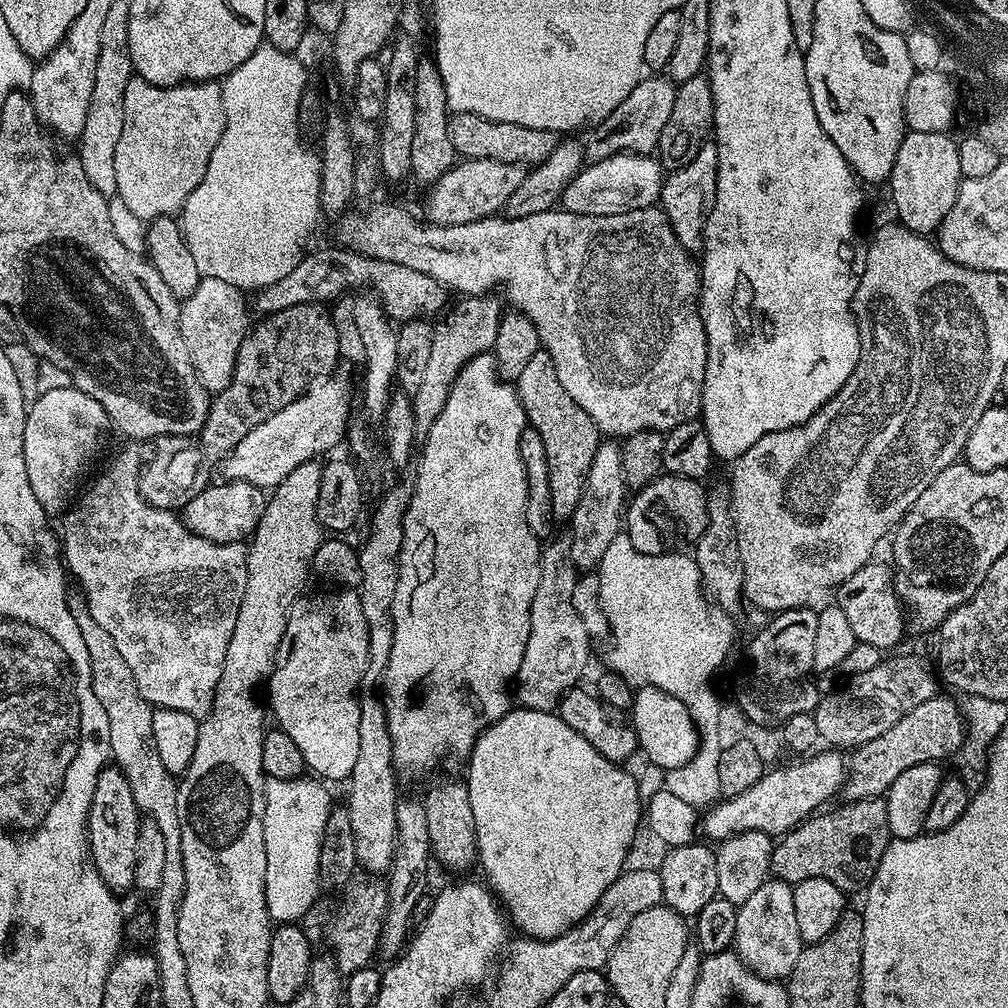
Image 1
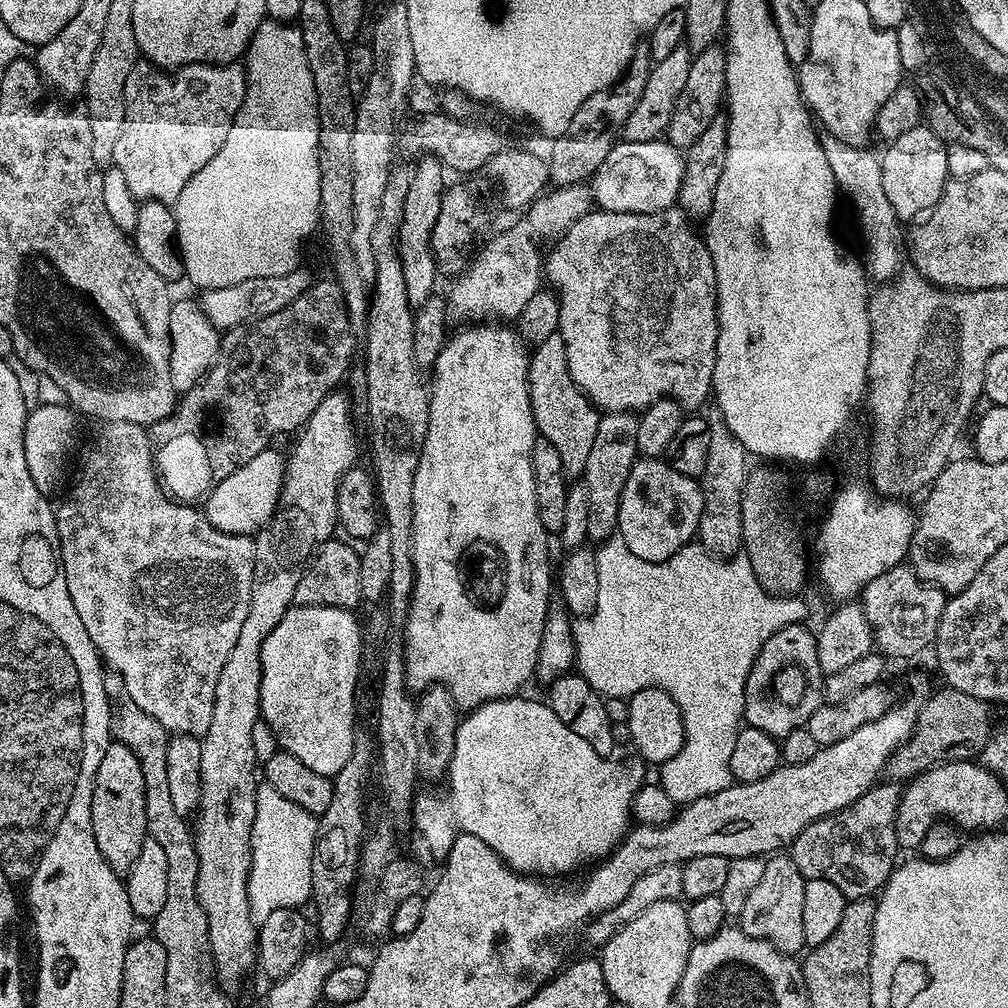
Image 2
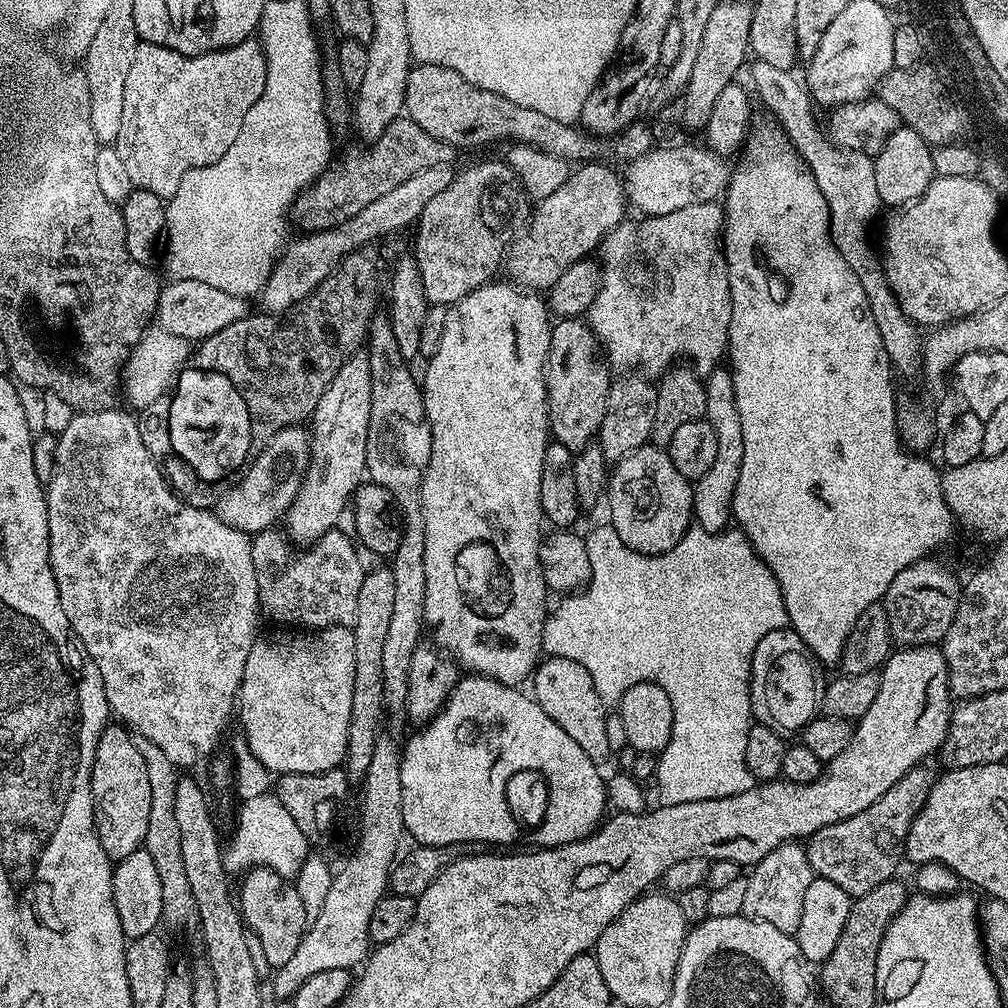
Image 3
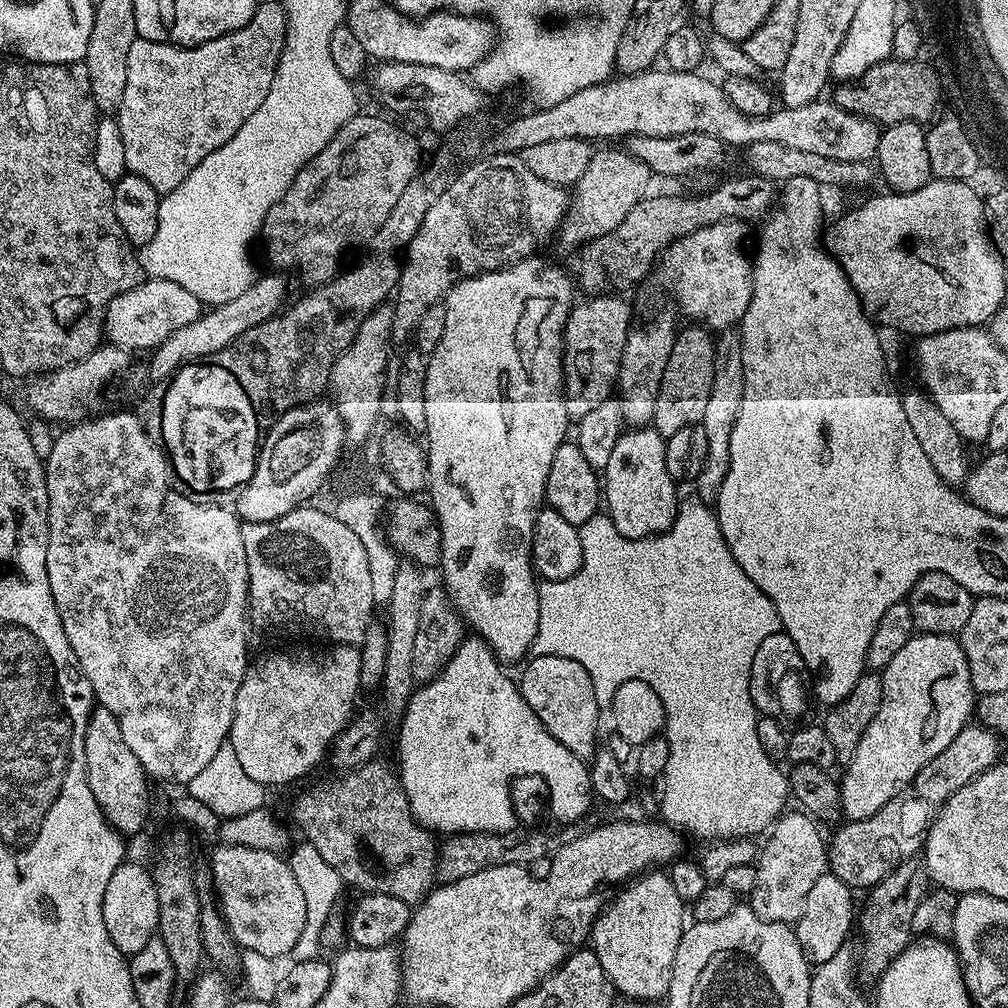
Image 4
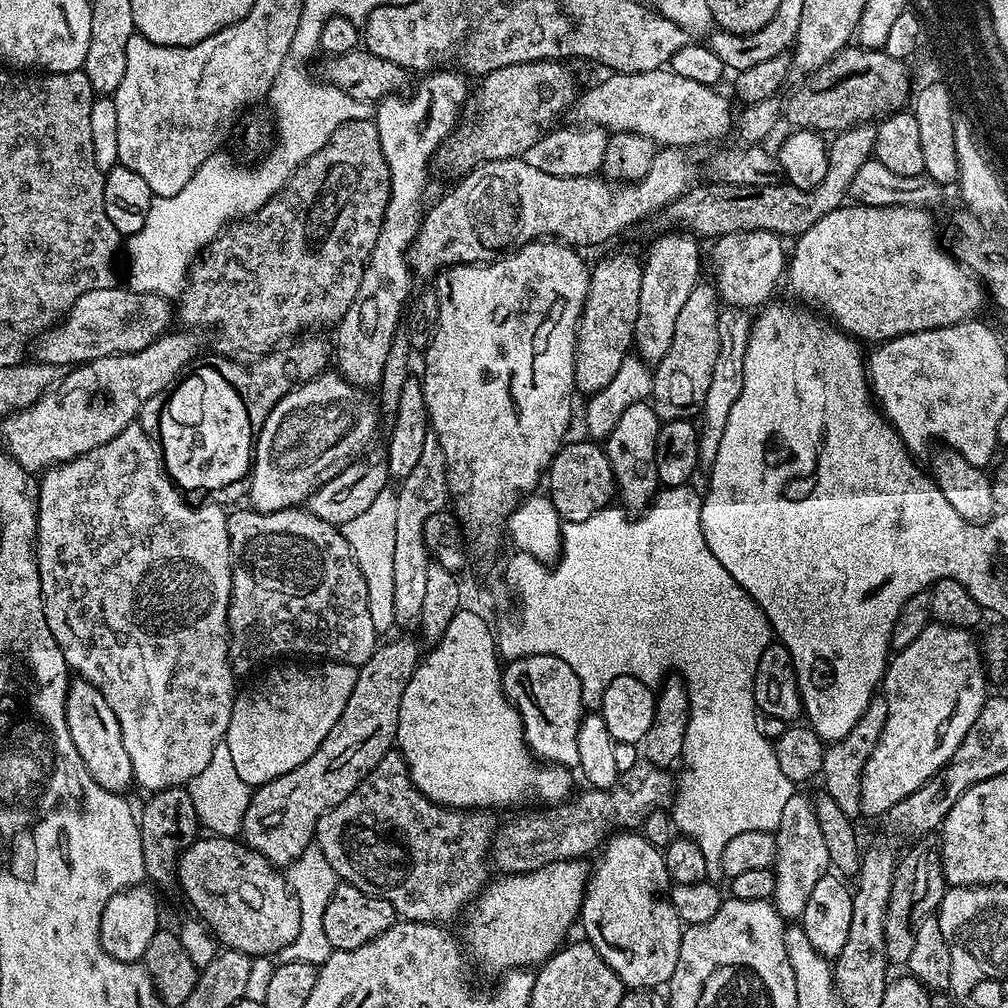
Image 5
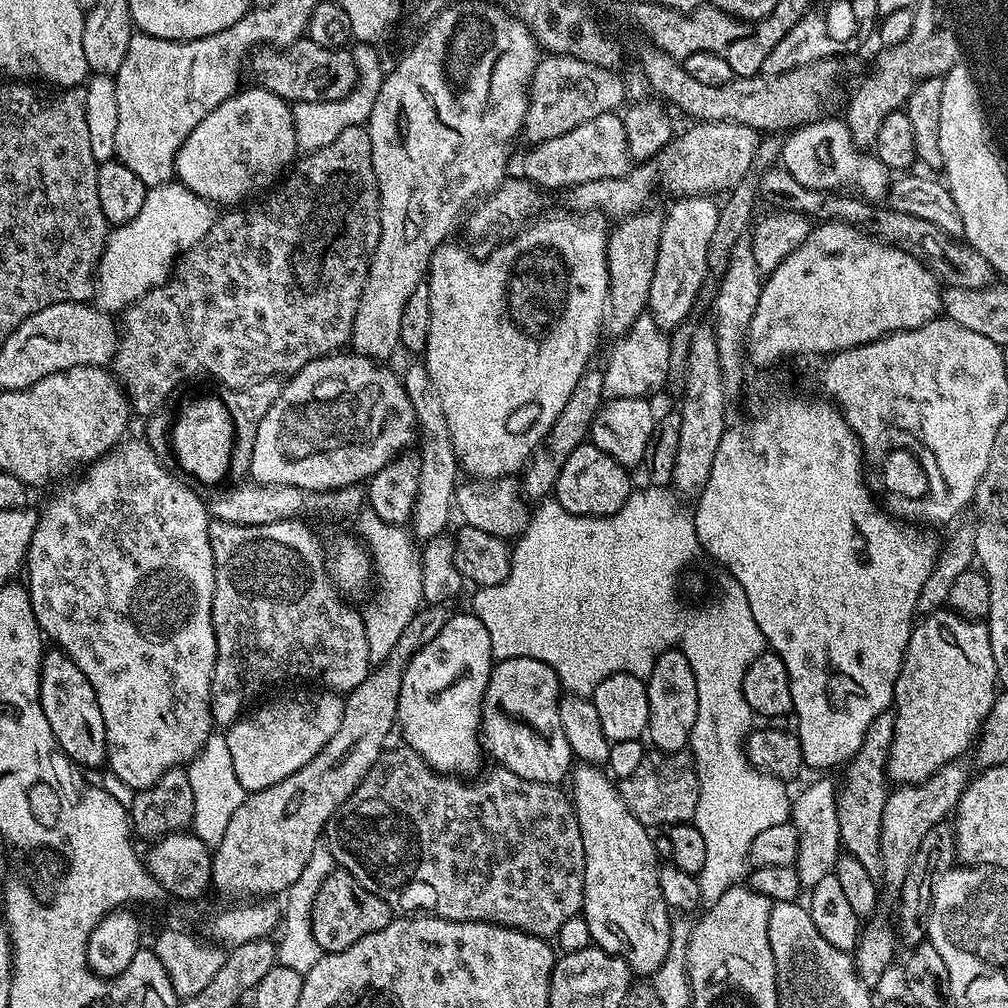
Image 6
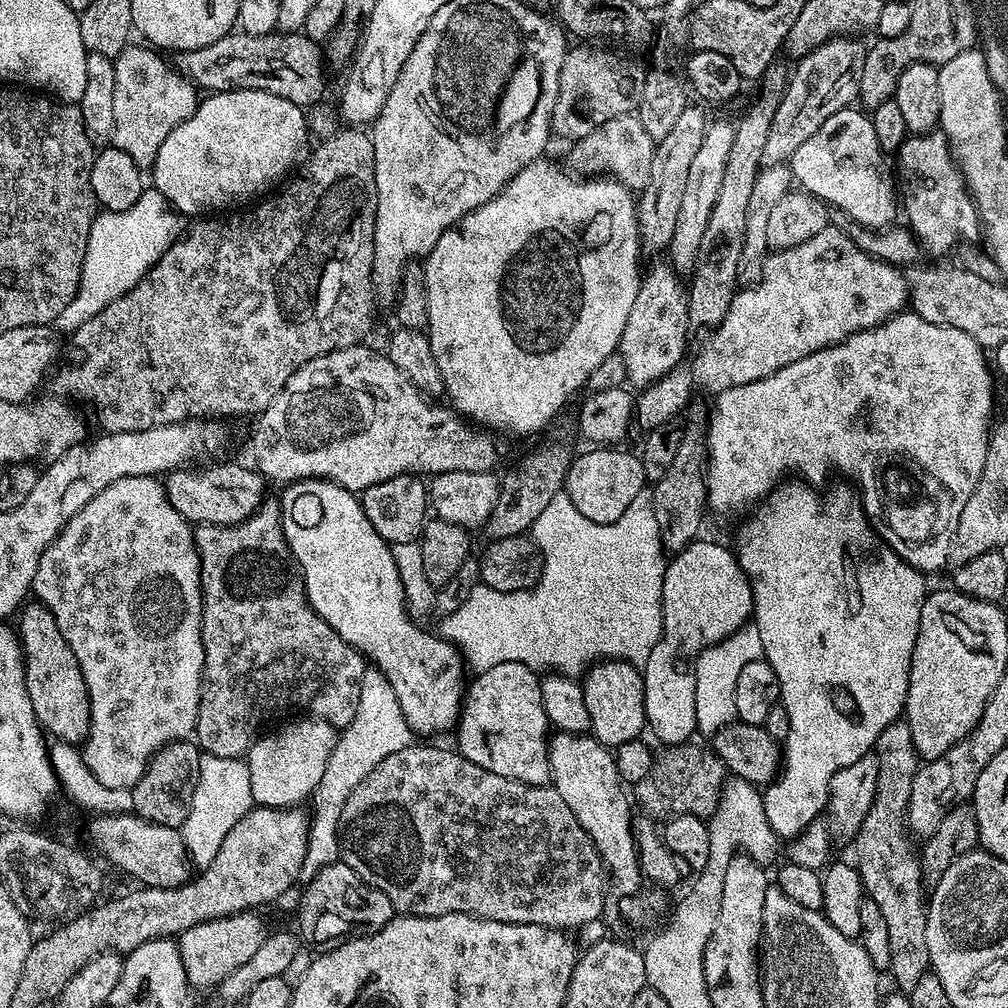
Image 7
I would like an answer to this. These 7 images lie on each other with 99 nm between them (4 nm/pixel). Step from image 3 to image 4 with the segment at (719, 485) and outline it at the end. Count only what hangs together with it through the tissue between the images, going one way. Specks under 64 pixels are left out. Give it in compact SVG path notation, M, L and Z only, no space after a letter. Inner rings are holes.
M725 330L715 337L715 342L714 386L710 386L710 399L706 401L706 414L702 421L706 430L706 466L702 466L702 474L694 482L695 491L705 502L715 501L716 492L722 486L722 478L726 478L726 470L730 466L730 436L738 418L738 410L742 406L744 393L742 342L739 331Z

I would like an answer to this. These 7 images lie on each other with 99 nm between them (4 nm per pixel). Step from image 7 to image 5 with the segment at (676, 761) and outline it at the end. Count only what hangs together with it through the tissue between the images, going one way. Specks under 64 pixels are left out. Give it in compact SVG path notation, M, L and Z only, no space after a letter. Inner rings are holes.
M637 758L630 770L620 773L612 788L589 787L587 791L573 795L567 802L541 807L541 812L520 816L505 828L503 825L492 837L491 863L495 867L497 864L501 873L515 874L533 872L556 860L587 857L587 852L595 853L609 834L635 829L651 812L667 809L675 797L676 784L669 769Z

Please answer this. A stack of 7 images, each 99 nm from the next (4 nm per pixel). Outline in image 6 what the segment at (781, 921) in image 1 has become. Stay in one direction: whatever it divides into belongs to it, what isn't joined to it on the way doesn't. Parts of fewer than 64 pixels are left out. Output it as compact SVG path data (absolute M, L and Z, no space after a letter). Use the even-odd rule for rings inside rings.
M822 778L806 787L790 804L790 820L798 830L799 854L794 865L801 885L811 888L835 871L837 858L841 853L840 827L837 816L836 784Z

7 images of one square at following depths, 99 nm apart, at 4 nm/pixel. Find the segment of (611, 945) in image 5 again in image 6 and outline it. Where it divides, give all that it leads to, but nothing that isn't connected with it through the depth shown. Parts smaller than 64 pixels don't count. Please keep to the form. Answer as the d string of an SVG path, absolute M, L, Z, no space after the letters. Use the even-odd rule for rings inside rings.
M581 763L571 773L571 780L570 799L576 810L586 858L582 921L584 920L585 926L588 927L588 932L592 935L591 943L595 947L625 960L628 968L637 977L651 977L653 972L660 969L662 962L666 962L672 945L674 923L669 906L662 898L662 861L656 857L656 844L648 833L651 831L642 822L638 822L638 818L634 818L634 814L620 796L617 781L603 767Z

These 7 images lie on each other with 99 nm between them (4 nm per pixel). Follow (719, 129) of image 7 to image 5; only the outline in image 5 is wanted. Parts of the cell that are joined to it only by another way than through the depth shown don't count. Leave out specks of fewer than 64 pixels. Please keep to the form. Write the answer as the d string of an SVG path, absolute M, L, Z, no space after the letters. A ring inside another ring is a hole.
M672 230L660 236L652 244L648 257L642 263L642 294L638 294L638 322L634 326L634 348L640 359L655 366L670 350L674 342L674 326L678 326L678 314L690 298L690 290L701 279L700 248L697 237L683 231Z

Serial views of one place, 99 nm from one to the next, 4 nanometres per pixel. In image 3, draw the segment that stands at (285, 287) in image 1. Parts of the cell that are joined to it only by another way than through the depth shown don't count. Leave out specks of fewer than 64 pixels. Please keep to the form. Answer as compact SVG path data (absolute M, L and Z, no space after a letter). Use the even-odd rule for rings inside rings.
M173 279L172 284L165 283L160 290L156 303L154 320L163 331L178 334L189 342L205 340L207 336L218 334L226 326L238 322L249 315L249 301L243 296L226 294L226 290L218 290L214 286L206 286L206 282Z

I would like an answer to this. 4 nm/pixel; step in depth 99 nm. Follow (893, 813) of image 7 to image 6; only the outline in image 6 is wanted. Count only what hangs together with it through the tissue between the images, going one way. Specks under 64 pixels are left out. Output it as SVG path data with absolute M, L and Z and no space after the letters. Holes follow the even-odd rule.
M895 711L878 714L862 738L862 746L852 755L844 772L844 785L840 784L836 793L840 842L847 855L858 858L868 873L876 878L880 876L880 827L882 810L890 791L888 779L888 755L894 742Z

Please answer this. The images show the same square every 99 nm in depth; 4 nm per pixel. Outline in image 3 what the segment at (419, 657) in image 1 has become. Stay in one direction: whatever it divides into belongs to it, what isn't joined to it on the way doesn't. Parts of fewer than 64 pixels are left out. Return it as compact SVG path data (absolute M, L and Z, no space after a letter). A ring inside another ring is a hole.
M489 282L478 290L451 305L446 314L446 326L442 330L442 342L438 350L427 357L422 372L422 391L428 421L432 424L432 453L424 471L422 482L422 506L424 507L424 561L426 562L426 610L424 623L433 632L435 643L458 661L461 669L478 676L488 676L503 684L520 686L531 677L542 652L544 622L550 615L548 596L550 589L544 581L540 561L540 524L542 525L542 462L546 458L546 446L550 442L548 426L548 391L544 381L544 362L548 359L553 321L543 295L517 286L512 282Z

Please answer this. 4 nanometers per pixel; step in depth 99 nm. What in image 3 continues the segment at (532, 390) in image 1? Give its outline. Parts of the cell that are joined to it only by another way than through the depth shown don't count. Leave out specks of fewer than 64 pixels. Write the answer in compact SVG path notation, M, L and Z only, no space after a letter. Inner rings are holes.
M560 318L553 323L548 359L544 362L544 381L548 391L548 426L553 441L566 446L574 454L593 443L602 418L608 409L608 391L612 389L613 377L607 363L598 355L596 335L580 318Z

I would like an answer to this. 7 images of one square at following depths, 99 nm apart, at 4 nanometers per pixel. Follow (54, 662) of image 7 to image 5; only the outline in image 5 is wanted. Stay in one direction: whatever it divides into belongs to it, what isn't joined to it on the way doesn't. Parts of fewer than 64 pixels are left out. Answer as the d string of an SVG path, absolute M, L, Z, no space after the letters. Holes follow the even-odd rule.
M76 678L68 685L68 697L64 699L64 705L66 706L66 726L70 730L70 738L74 738L74 746L78 750L86 770L90 770L90 778L94 778L94 782L98 782L98 786L102 786L106 790L121 794L127 793L129 791L127 788L133 787L134 784L132 763L130 754L126 754L126 746L122 746L122 730L118 726L118 718L114 718L114 710L110 710L106 698L102 698L102 694L98 694L98 690L94 686L90 686L90 682Z

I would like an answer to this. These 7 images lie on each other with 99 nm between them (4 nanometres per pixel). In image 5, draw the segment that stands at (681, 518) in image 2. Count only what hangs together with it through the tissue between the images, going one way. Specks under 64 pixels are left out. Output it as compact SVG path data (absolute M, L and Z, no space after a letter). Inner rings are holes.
M651 403L631 404L626 406L622 418L618 418L618 426L614 426L614 430L608 436L606 451L610 458L610 466L614 470L618 500L625 509L647 508L661 487L658 470L654 466L654 442L658 442L661 423Z

